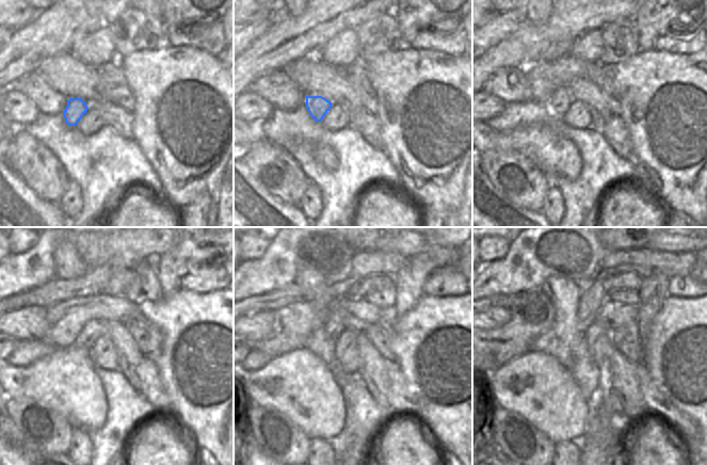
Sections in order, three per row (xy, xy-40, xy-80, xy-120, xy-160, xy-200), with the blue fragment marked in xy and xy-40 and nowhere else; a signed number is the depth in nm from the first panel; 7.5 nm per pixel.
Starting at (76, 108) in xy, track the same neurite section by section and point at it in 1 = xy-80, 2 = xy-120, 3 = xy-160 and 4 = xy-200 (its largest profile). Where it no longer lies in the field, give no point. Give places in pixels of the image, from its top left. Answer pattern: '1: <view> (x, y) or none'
1: xy-80 (561, 100)
2: xy-120 (92, 331)
3: xy-160 (335, 324)
4: xy-200 (591, 301)

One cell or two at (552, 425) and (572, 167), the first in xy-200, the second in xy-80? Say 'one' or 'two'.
one

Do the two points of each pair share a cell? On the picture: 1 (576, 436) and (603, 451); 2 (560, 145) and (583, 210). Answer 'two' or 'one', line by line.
1: two
2: two

